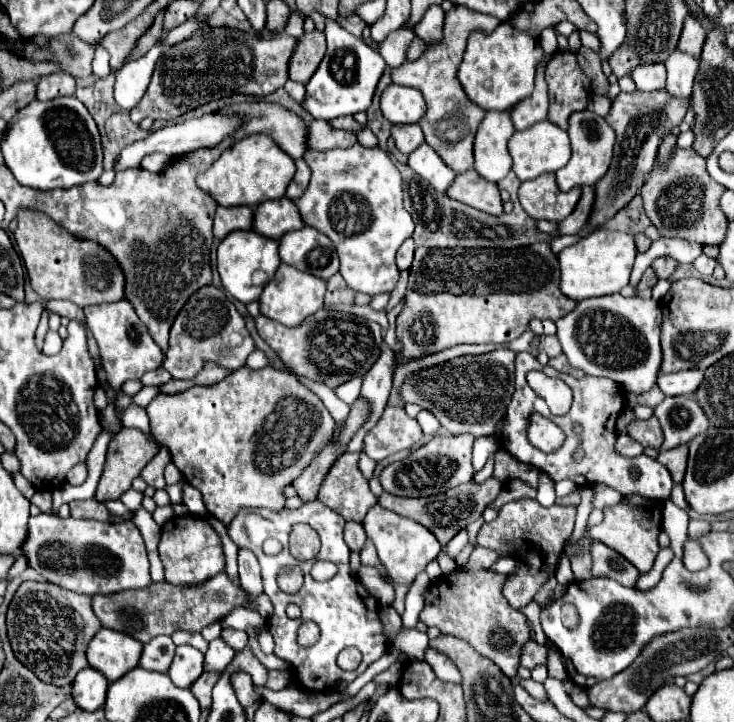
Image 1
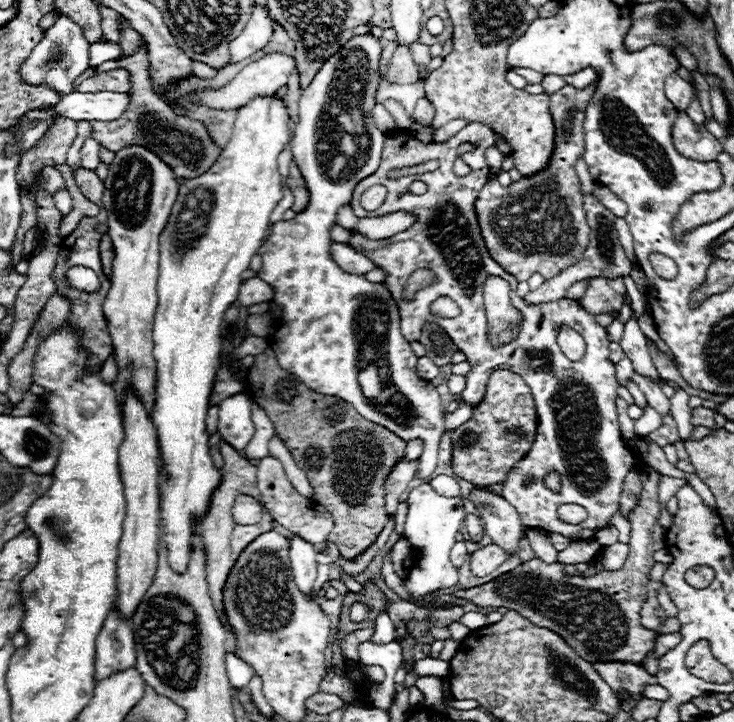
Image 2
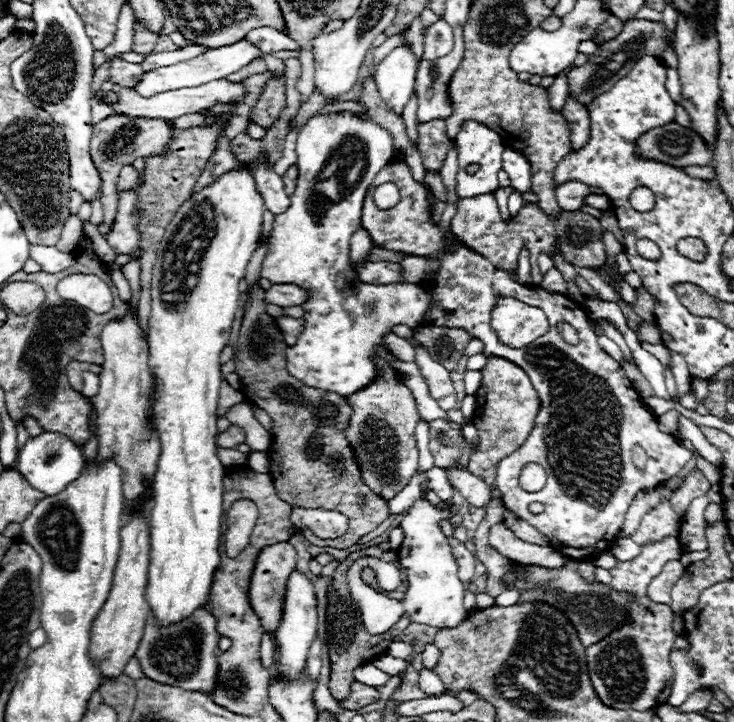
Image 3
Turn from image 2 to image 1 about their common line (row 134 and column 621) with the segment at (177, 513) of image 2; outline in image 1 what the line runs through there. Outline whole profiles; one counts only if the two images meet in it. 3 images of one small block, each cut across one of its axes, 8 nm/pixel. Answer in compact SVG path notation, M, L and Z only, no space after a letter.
M598 228L586 236L582 236L574 246L568 246L558 254L560 270L562 270L560 290L568 298L578 300L578 302L584 298L592 298L592 296L616 294L630 280L634 256L636 256L634 236L630 236L626 232L614 232L614 230Z

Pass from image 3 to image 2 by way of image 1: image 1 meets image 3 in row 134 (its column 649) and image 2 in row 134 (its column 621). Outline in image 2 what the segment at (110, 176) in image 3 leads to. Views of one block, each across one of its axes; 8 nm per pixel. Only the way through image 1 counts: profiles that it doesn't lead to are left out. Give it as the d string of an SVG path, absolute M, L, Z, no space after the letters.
M140 50L126 60L110 60L97 67L96 74L115 68L128 70L128 74L130 74L130 90L128 90L130 104L122 112L120 118L92 124L94 138L98 144L106 146L112 152L118 152L126 144L146 144L152 152L156 152L162 160L166 160L166 164L170 164L170 168L174 168L174 174L178 178L184 178L184 180L196 178L210 170L210 166L216 162L218 154L222 152L222 148L214 144L214 140L210 138L210 134L202 122L190 120L186 116L176 116L172 112L172 108L152 92L152 88L150 88L152 80L148 74L148 66L150 66L148 50Z

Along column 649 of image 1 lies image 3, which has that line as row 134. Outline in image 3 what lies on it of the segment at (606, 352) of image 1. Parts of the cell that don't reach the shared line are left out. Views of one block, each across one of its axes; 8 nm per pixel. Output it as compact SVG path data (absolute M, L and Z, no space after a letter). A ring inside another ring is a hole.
M340 110L340 112L330 112L330 114L316 114L316 116L312 116L312 118L306 122L306 126L300 130L298 142L296 142L296 154L298 154L296 166L298 166L298 170L300 170L300 176L298 176L298 182L296 182L296 192L294 192L294 196L292 196L290 208L288 208L284 214L280 214L280 216L274 218L274 232L272 232L270 244L268 244L268 254L266 254L264 262L262 262L260 276L262 276L262 278L268 278L272 284L296 284L296 286L300 286L302 290L310 292L310 298L302 304L302 308L308 312L308 316L302 316L302 320L304 320L304 330L302 330L302 334L298 336L296 344L286 348L286 370L288 370L294 378L298 378L302 384L306 384L306 386L320 388L320 390L324 390L324 392L336 392L336 394L348 398L348 396L352 396L354 392L360 392L360 390L364 390L366 386L370 386L374 380L378 380L380 370L378 370L378 366L376 366L376 362L374 362L372 358L378 356L380 360L384 360L384 356L380 356L380 354L376 352L376 348L380 346L380 348L384 348L386 352L390 352L390 350L388 350L388 344L384 342L384 336L390 334L396 324L406 324L406 326L410 326L410 328L420 326L420 324L424 322L426 310L430 308L430 296L428 296L428 292L426 292L422 286L418 286L418 284L406 284L406 282L400 282L400 284L398 284L398 282L396 282L396 284L380 284L380 286L378 286L378 284L376 284L376 286L366 284L366 282L362 282L362 280L354 274L352 260L350 260L350 236L352 236L354 230L360 228L362 202L364 202L366 190L370 188L374 176L376 176L376 174L390 162L390 158L394 156L392 136L390 136L380 124L376 124L374 120L362 118L360 114L350 112L350 110ZM328 180L336 180L336 186L338 186L338 188L336 188L336 190L320 188L322 182L328 182Z

